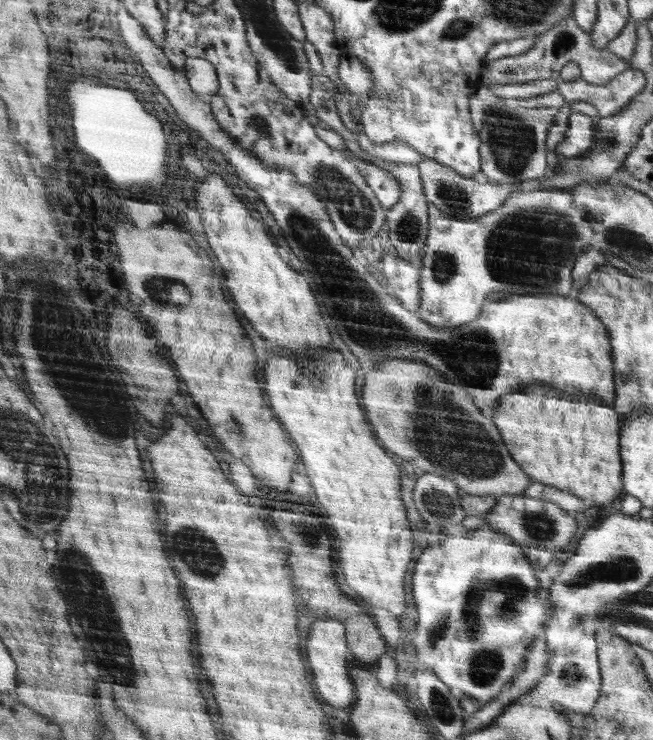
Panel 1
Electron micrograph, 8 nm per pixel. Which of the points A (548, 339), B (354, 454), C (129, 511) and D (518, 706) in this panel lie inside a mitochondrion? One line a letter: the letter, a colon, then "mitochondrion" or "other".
A: other
B: other
C: other
D: other

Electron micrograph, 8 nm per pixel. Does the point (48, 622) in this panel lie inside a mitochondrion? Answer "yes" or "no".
yes

